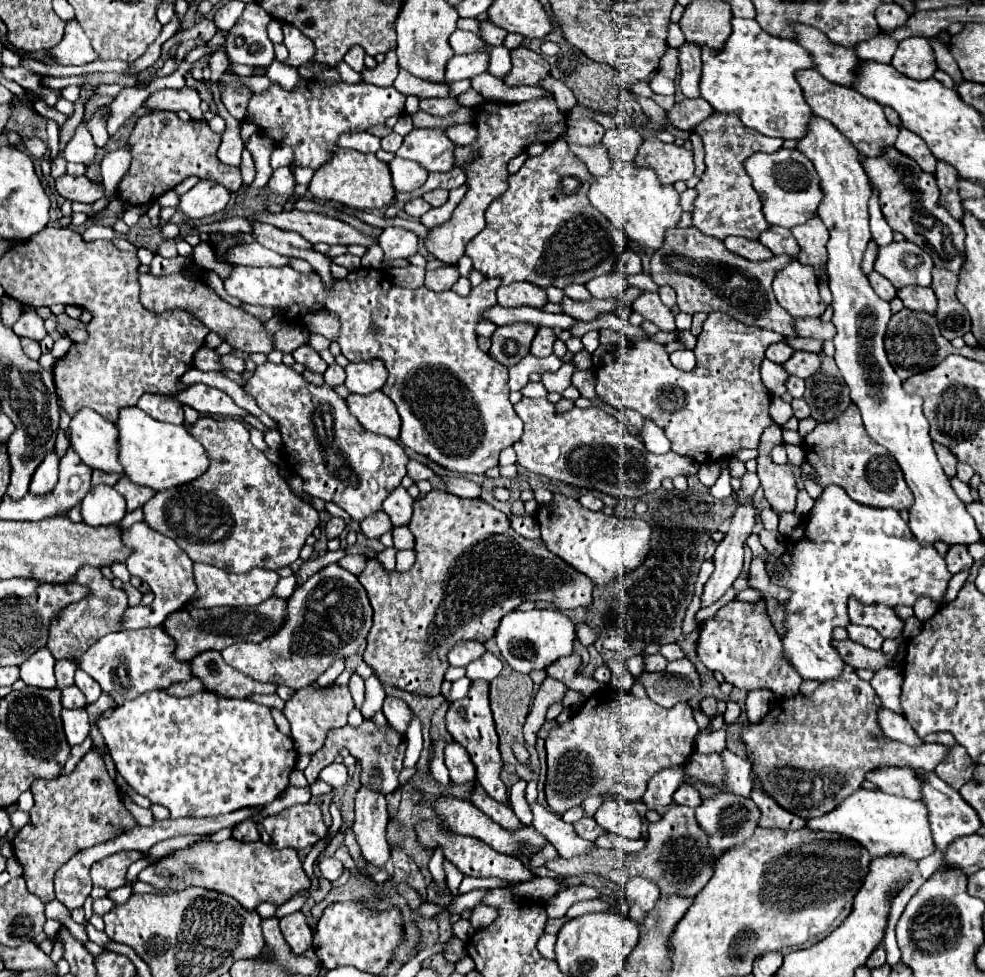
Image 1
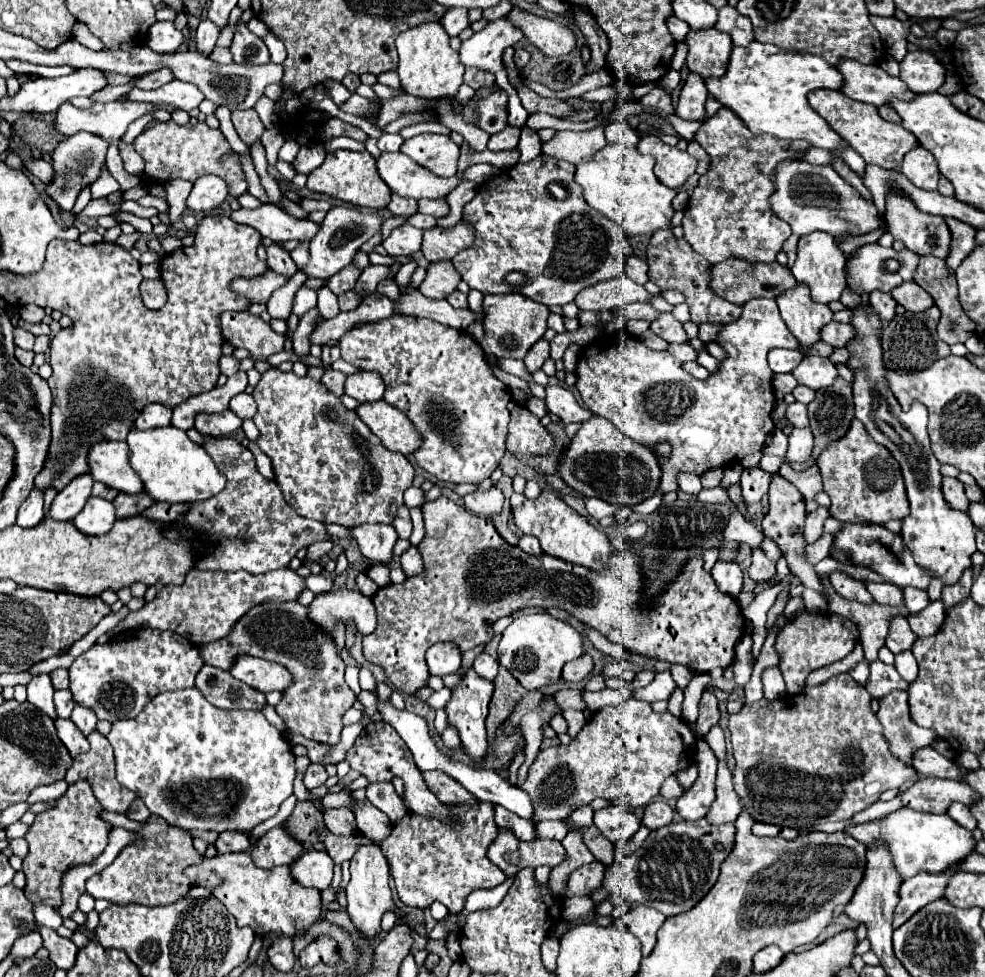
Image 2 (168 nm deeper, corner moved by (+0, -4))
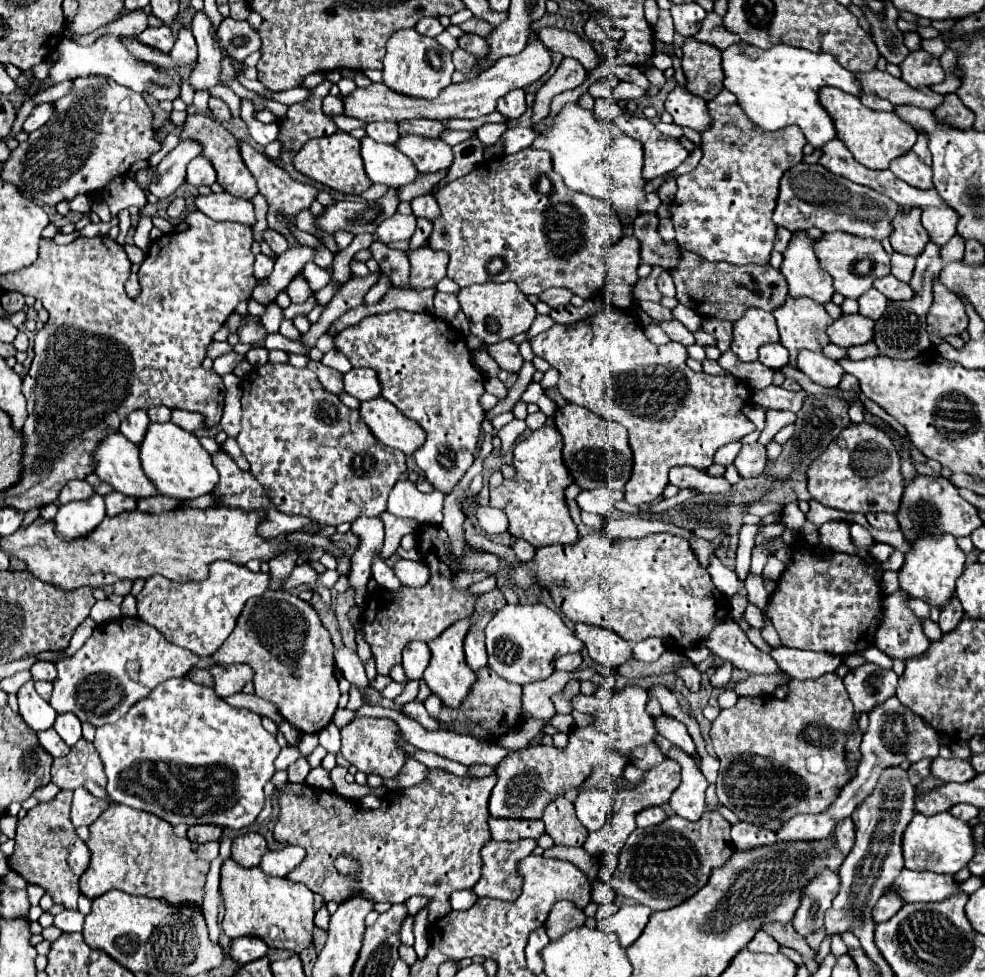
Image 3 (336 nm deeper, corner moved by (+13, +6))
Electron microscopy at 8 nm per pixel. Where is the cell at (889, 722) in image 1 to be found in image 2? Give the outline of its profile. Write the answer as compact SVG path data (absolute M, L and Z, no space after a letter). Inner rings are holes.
M920 748L914 752L914 768L922 776L938 776L938 778L950 778L950 780L964 780L958 772L958 768L952 764L952 760L940 756L934 748Z

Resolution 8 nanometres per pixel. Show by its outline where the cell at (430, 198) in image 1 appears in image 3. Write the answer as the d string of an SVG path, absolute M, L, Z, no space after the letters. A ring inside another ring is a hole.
M423 194L423 196L417 196L413 202L411 202L411 208L413 208L413 216L415 218L427 218L427 220L435 220L439 216L439 208L437 208L437 202L431 194Z

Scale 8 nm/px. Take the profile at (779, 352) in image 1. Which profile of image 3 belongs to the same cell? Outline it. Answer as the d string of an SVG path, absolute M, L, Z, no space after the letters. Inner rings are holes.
M779 342L777 344L765 344L759 348L759 362L771 370L779 370L779 368L787 366L789 352Z

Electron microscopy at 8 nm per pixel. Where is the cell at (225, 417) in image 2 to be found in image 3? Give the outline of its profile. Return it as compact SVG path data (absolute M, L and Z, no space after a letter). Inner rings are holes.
M173 410L171 412L171 422L189 430L189 432L195 432L203 426L203 416L195 414L195 412L187 412L187 410Z

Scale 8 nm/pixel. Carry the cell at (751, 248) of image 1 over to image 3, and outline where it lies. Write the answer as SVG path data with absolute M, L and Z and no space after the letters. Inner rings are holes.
M681 250L681 264L673 270L673 280L677 286L677 300L691 308L701 318L725 318L729 322L737 322L741 314L745 314L745 306L757 306L761 310L777 310L777 306L785 304L787 298L787 282L779 270L773 266L731 266L725 262L709 262L701 256Z

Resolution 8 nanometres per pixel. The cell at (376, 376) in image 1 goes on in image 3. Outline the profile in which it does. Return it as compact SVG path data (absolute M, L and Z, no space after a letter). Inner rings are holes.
M353 368L343 376L343 382L345 382L345 392L361 402L381 396L381 384L377 372L371 368Z

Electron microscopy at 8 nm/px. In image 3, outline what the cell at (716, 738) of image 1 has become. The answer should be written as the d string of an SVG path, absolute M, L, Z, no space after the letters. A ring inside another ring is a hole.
M773 648L771 656L777 660L777 664L789 672L791 678L797 680L815 680L827 672L835 672L835 668L841 664L841 656L829 654L829 652L813 652L813 650L797 650L797 648Z

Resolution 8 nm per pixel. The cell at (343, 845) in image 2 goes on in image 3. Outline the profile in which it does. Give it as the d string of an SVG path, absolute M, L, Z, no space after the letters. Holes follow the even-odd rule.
M429 770L425 782L405 788L393 790L383 796L383 802L377 810L363 810L359 804L335 796L327 790L305 788L303 792L291 790L291 782L277 788L279 792L279 820L273 828L275 842L301 846L305 848L305 858L297 870L291 870L285 876L289 882L301 882L311 892L319 894L325 904L329 902L345 902L355 894L369 898L371 902L389 902L399 904L409 900L411 896L427 896L431 898L429 906L429 922L435 922L451 912L449 896L455 890L471 890L481 876L481 848L491 840L489 832L489 794L497 782L497 776L487 778L469 778L455 776L445 770ZM347 854L359 864L355 874L343 876L335 868L335 858Z

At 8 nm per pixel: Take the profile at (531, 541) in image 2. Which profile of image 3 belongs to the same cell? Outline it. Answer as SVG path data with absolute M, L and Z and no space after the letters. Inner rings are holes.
M517 540L515 546L513 546L513 550L515 550L515 554L517 554L517 558L521 562L529 562L535 556L535 548L529 542L525 542L525 540Z

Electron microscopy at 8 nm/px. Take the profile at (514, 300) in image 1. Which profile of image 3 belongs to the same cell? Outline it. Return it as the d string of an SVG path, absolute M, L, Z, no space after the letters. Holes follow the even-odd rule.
M473 284L469 288L461 288L457 294L457 300L461 304L461 310L467 318L471 318L471 334L481 338L485 344L509 340L517 334L523 334L529 330L529 326L535 320L535 308L529 304L527 296L513 284Z

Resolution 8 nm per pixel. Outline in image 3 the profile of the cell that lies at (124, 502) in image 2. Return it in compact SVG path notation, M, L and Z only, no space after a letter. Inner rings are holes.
M113 492L105 496L105 506L107 506L107 516L117 516L121 512L131 512L137 508L137 502L121 492Z

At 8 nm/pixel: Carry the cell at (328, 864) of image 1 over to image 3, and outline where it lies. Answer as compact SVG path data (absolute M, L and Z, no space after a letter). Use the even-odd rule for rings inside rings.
M285 846L281 850L269 850L265 858L261 858L259 868L267 876L287 876L295 866L301 864L305 850L299 846Z

